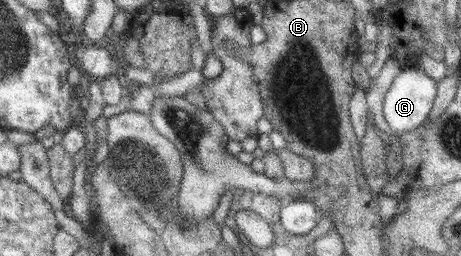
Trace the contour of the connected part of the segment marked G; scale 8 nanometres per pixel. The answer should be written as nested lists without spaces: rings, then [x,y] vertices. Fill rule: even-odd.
[[[410,64],[400,69],[395,80],[390,84],[383,99],[383,117],[391,129],[392,136],[408,133],[425,123],[436,97],[437,82],[424,74],[421,67]]]

